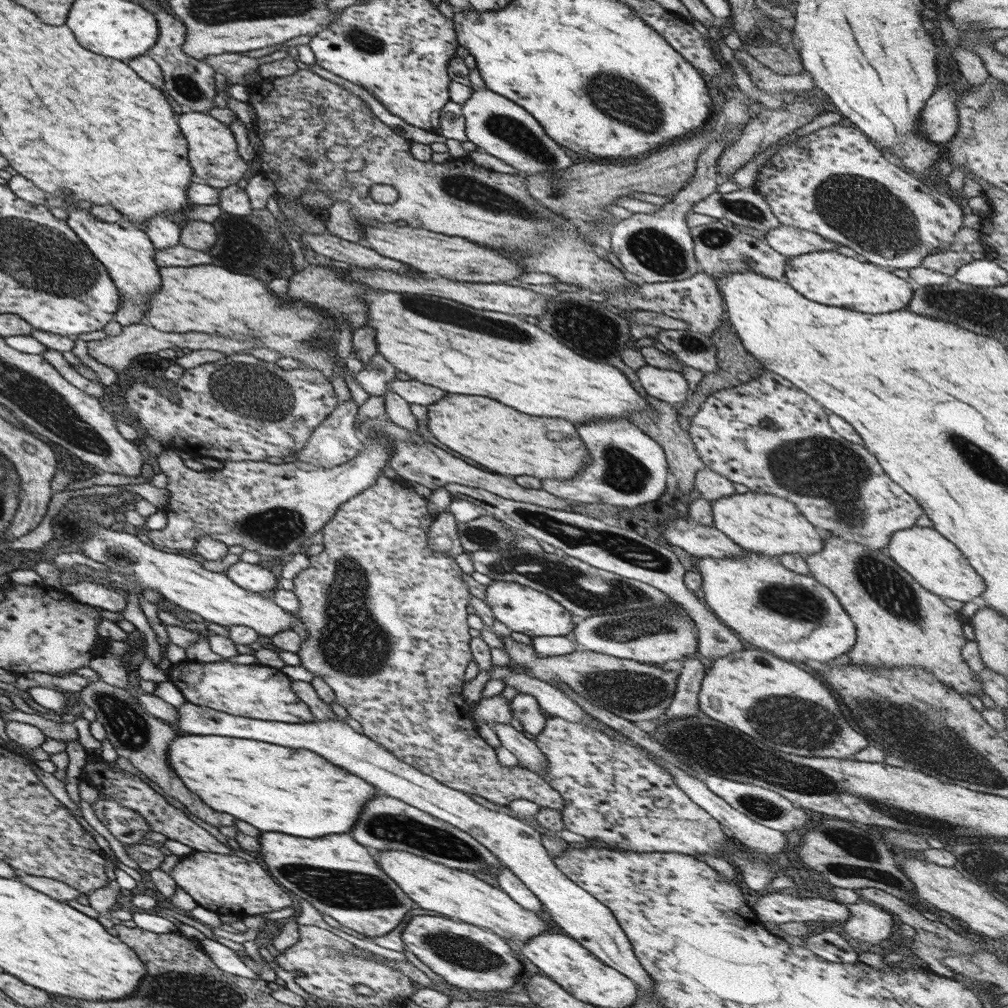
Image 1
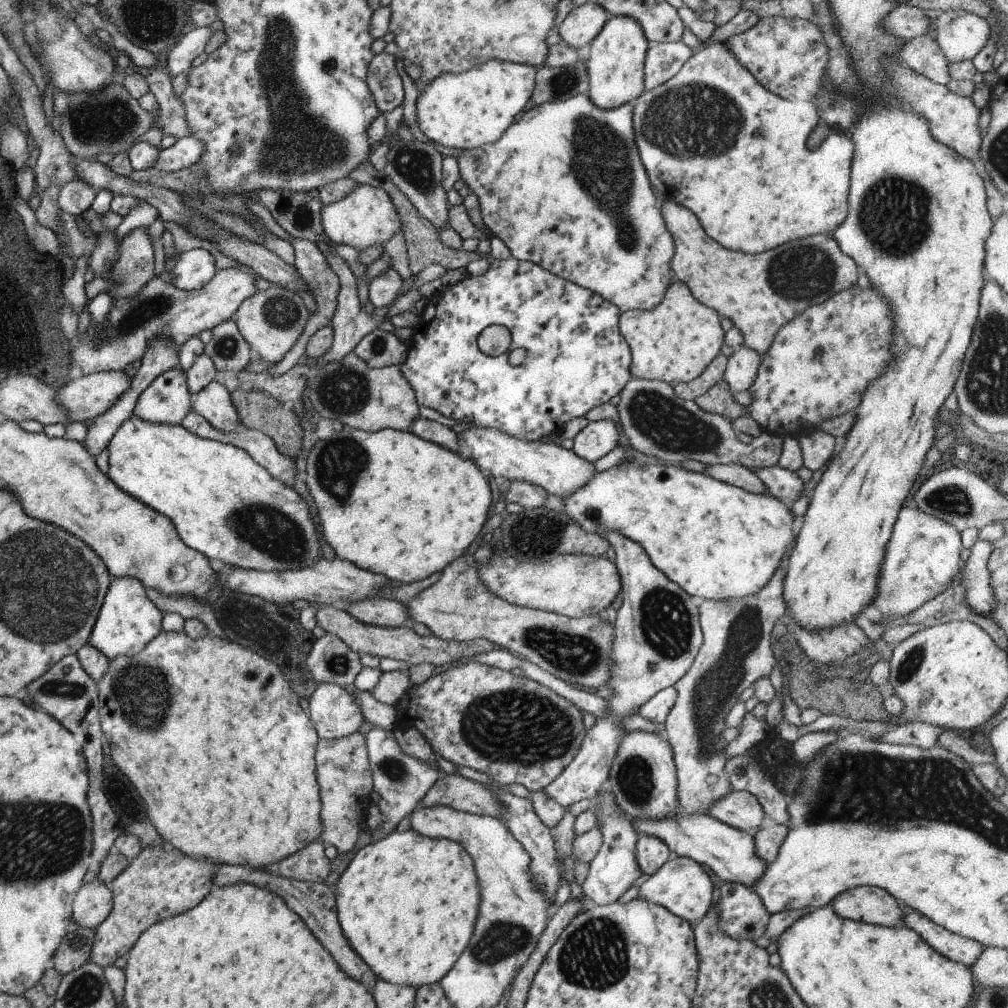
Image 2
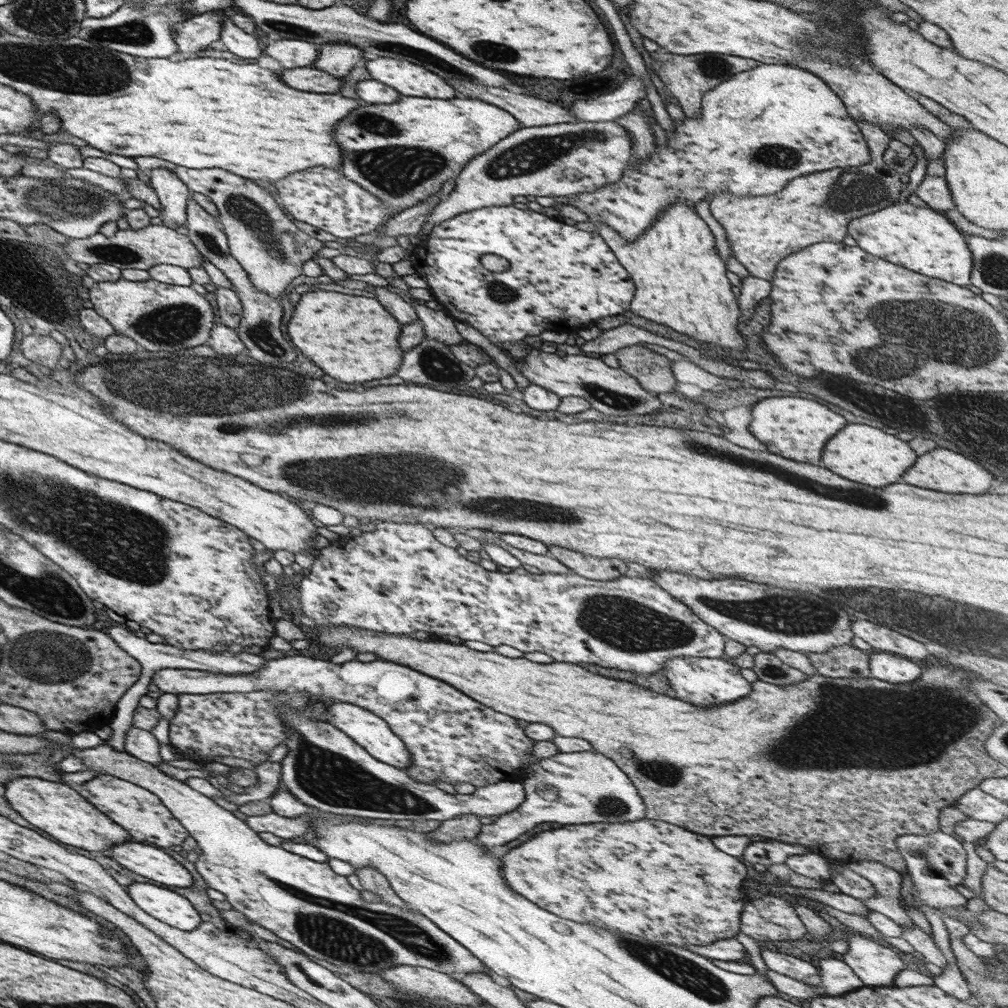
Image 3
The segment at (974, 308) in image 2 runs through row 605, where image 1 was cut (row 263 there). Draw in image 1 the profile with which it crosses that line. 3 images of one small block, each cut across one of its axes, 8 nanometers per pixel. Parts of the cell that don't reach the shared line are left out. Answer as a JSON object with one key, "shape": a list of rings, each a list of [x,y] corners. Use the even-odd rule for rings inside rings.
{"shape":[[[836,250],[809,251],[787,257],[783,279],[793,290],[811,301],[869,314],[890,313],[905,308],[914,287],[909,280],[893,275],[891,269],[881,269],[870,262],[857,261]]]}

